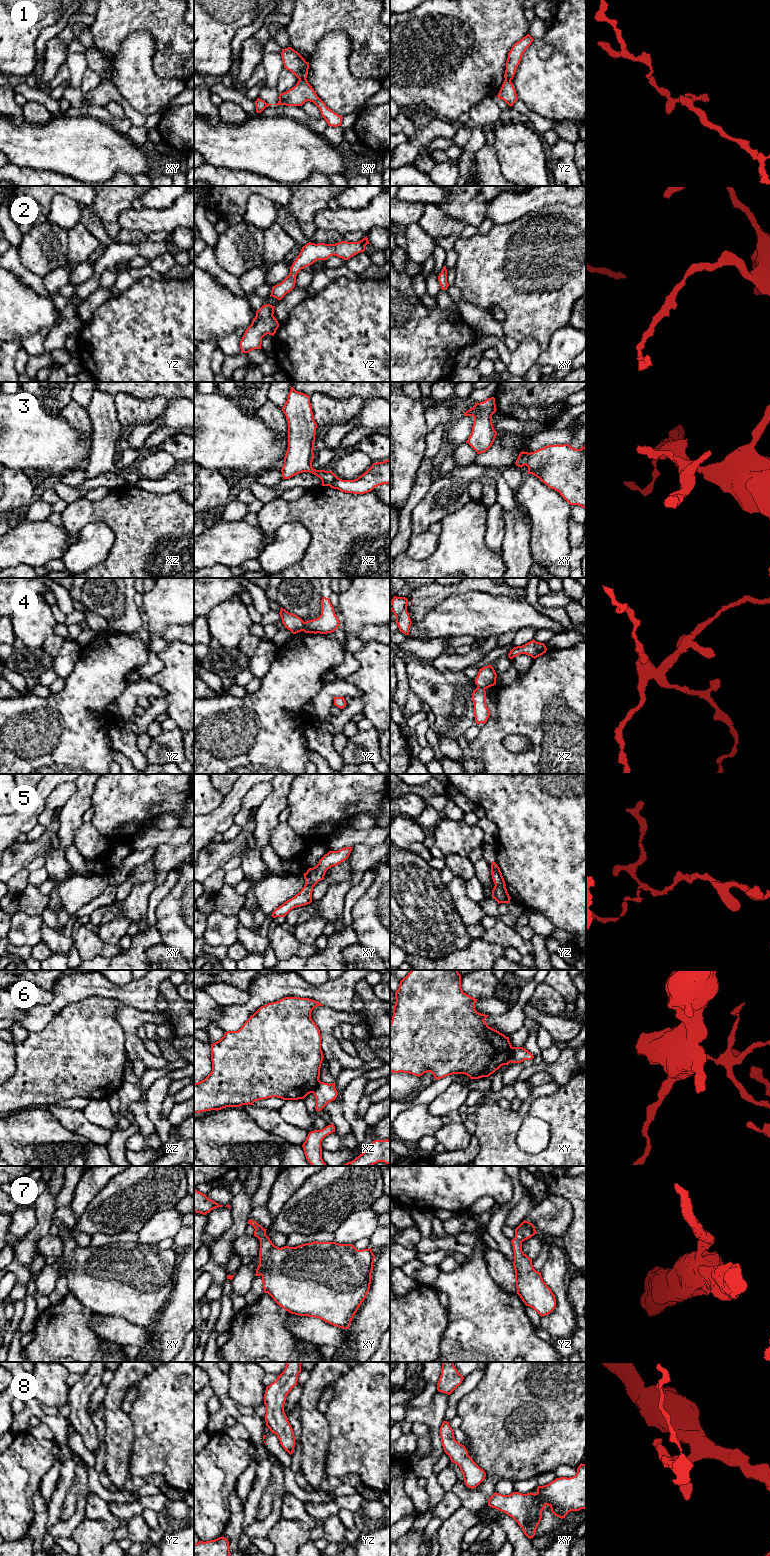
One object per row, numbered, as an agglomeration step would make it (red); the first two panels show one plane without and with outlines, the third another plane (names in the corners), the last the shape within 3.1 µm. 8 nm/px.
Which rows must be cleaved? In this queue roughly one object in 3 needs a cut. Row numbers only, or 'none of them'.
1, 3, 4, 5, 6

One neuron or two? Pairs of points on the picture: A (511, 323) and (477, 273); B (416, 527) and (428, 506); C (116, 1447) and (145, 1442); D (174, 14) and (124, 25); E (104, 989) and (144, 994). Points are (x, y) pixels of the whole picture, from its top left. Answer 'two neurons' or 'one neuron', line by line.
A: one neuron
B: one neuron
C: two neurons
D: one neuron
E: one neuron

